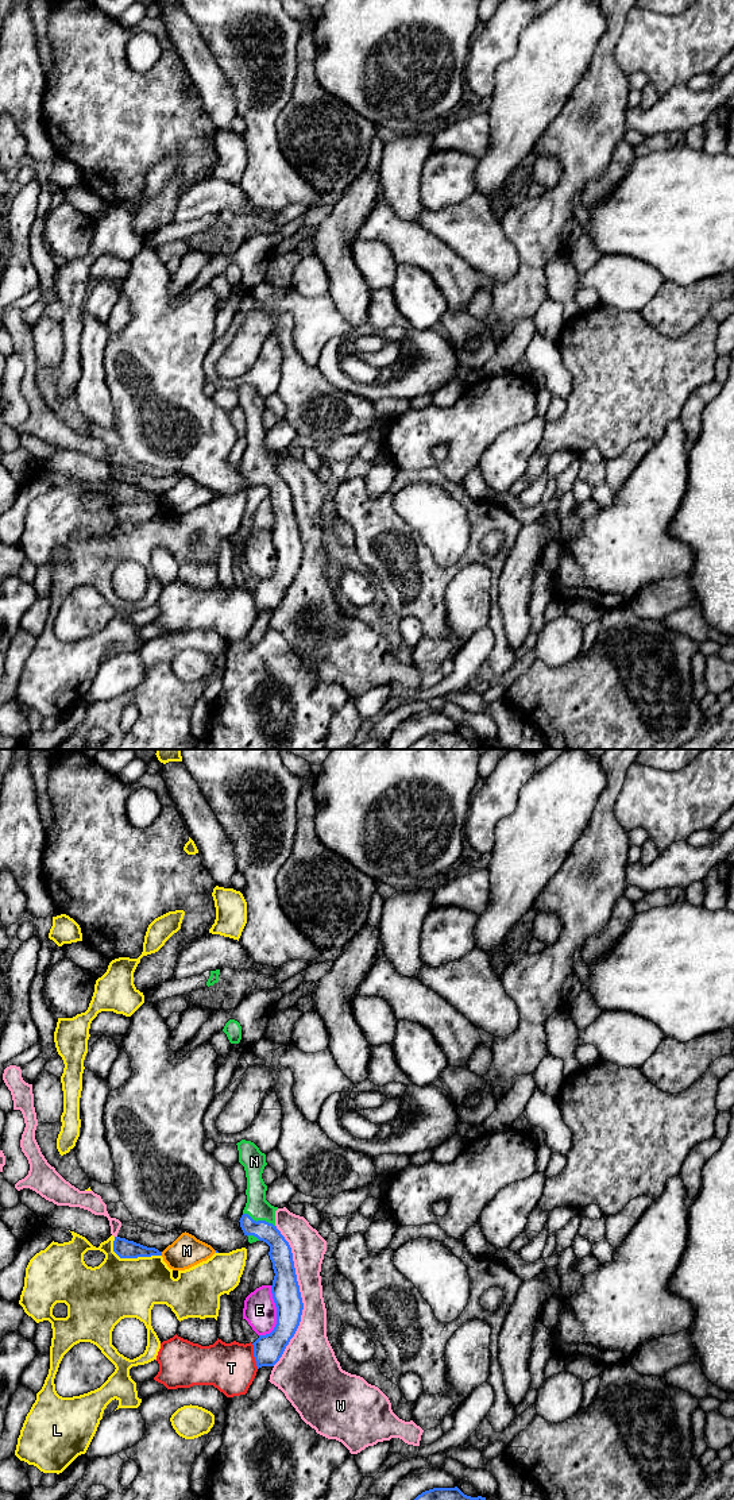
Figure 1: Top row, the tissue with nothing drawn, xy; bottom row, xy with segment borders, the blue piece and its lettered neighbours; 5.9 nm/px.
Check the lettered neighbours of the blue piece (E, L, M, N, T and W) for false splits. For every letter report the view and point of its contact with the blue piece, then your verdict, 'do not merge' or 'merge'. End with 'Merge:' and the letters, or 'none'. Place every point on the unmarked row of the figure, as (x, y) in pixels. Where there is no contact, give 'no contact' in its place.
E: meets blue in xy at (277, 558); do not merge
L: meets blue in xy at (131, 501); do not merge
M: meets blue in xy at (161, 497); do not merge
N: meets blue in xy at (259, 465); merge
T: meets blue in xy at (254, 600); do not merge
W: meets blue in xy at (300, 539); do not merge
Merge: N

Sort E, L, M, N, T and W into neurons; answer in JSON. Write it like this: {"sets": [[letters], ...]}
{"sets": [["E"], ["L"], ["M"], ["N"], ["T"], ["W"]]}

